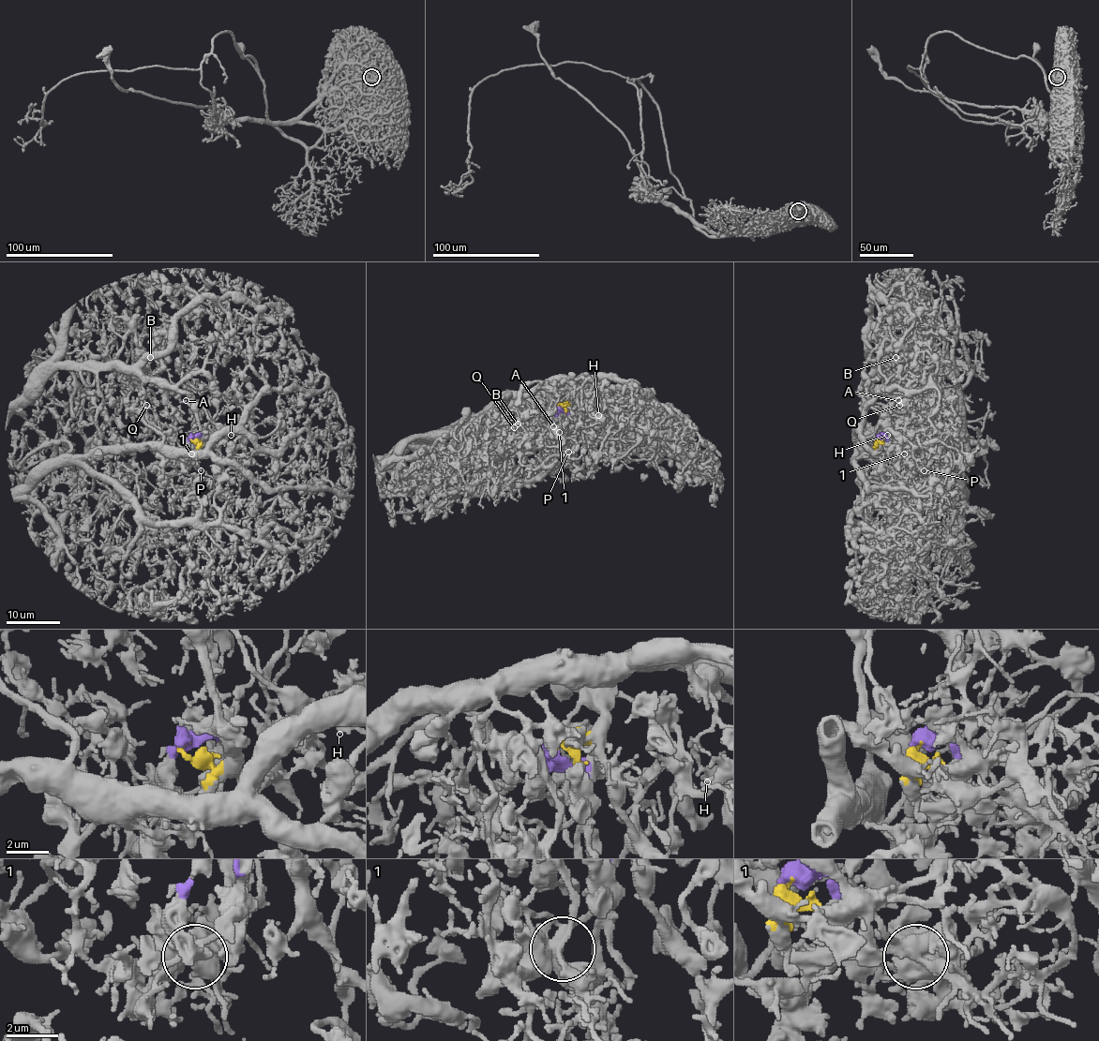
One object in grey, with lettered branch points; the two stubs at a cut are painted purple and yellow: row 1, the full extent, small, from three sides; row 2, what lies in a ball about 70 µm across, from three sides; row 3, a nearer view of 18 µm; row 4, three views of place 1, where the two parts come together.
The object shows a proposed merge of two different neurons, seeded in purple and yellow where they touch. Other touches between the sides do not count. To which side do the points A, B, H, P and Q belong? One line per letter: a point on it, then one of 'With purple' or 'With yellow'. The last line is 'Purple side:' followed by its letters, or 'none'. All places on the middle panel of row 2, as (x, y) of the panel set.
A: Place: (553, 426). With yellow
B: Place: (518, 423). With yellow
H: Place: (598, 415). With yellow
P: Place: (568, 452). With purple
Q: Place: (514, 427). With yellow
Purple side: P

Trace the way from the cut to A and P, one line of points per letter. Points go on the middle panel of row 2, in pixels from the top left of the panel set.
A: (559, 405), (567, 404), (571, 398), (564, 390), (544, 387), (534, 398), (536, 413), (547, 425), (553, 426)
P: (559, 405), (558, 435), (568, 453)

